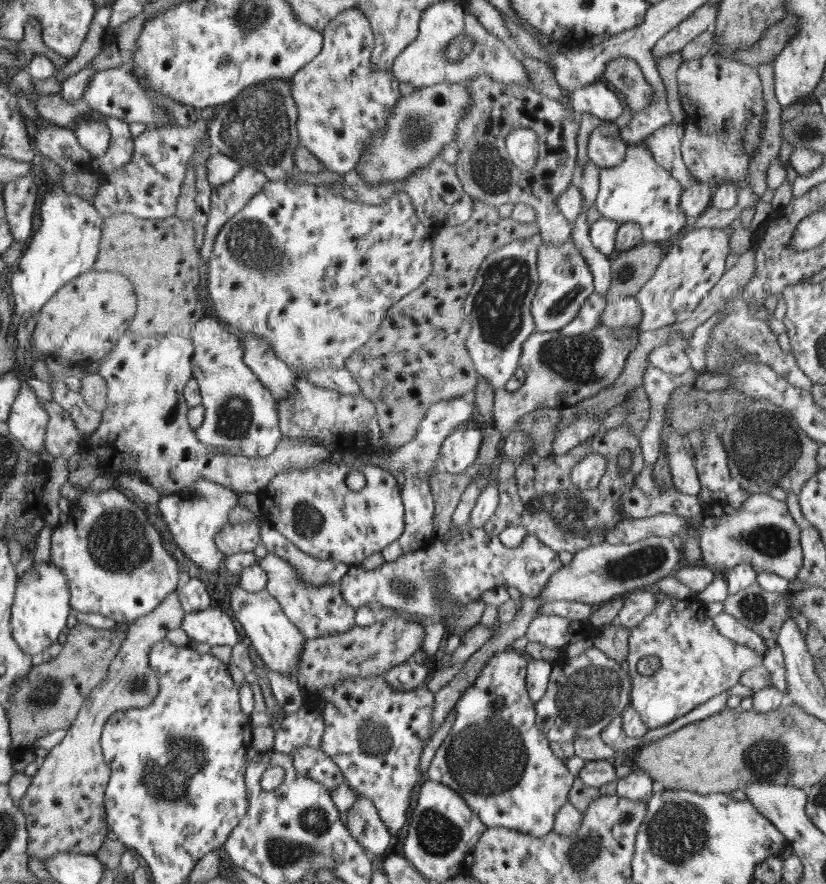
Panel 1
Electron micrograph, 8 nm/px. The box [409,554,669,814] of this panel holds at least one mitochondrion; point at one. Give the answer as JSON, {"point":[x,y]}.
{"point":[489,758]}

